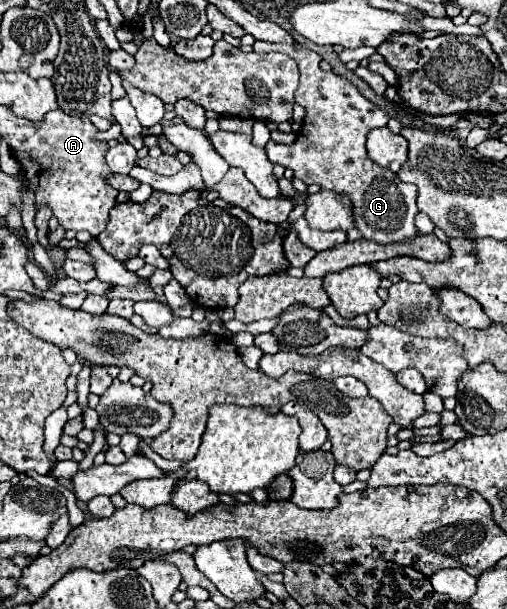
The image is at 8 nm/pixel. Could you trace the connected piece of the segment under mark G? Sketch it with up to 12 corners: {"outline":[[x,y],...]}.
{"outline":[[255,41],[301,71],[305,107],[271,163],[347,195],[365,239],[417,237],[417,187],[369,159],[389,115],[307,47]]}

